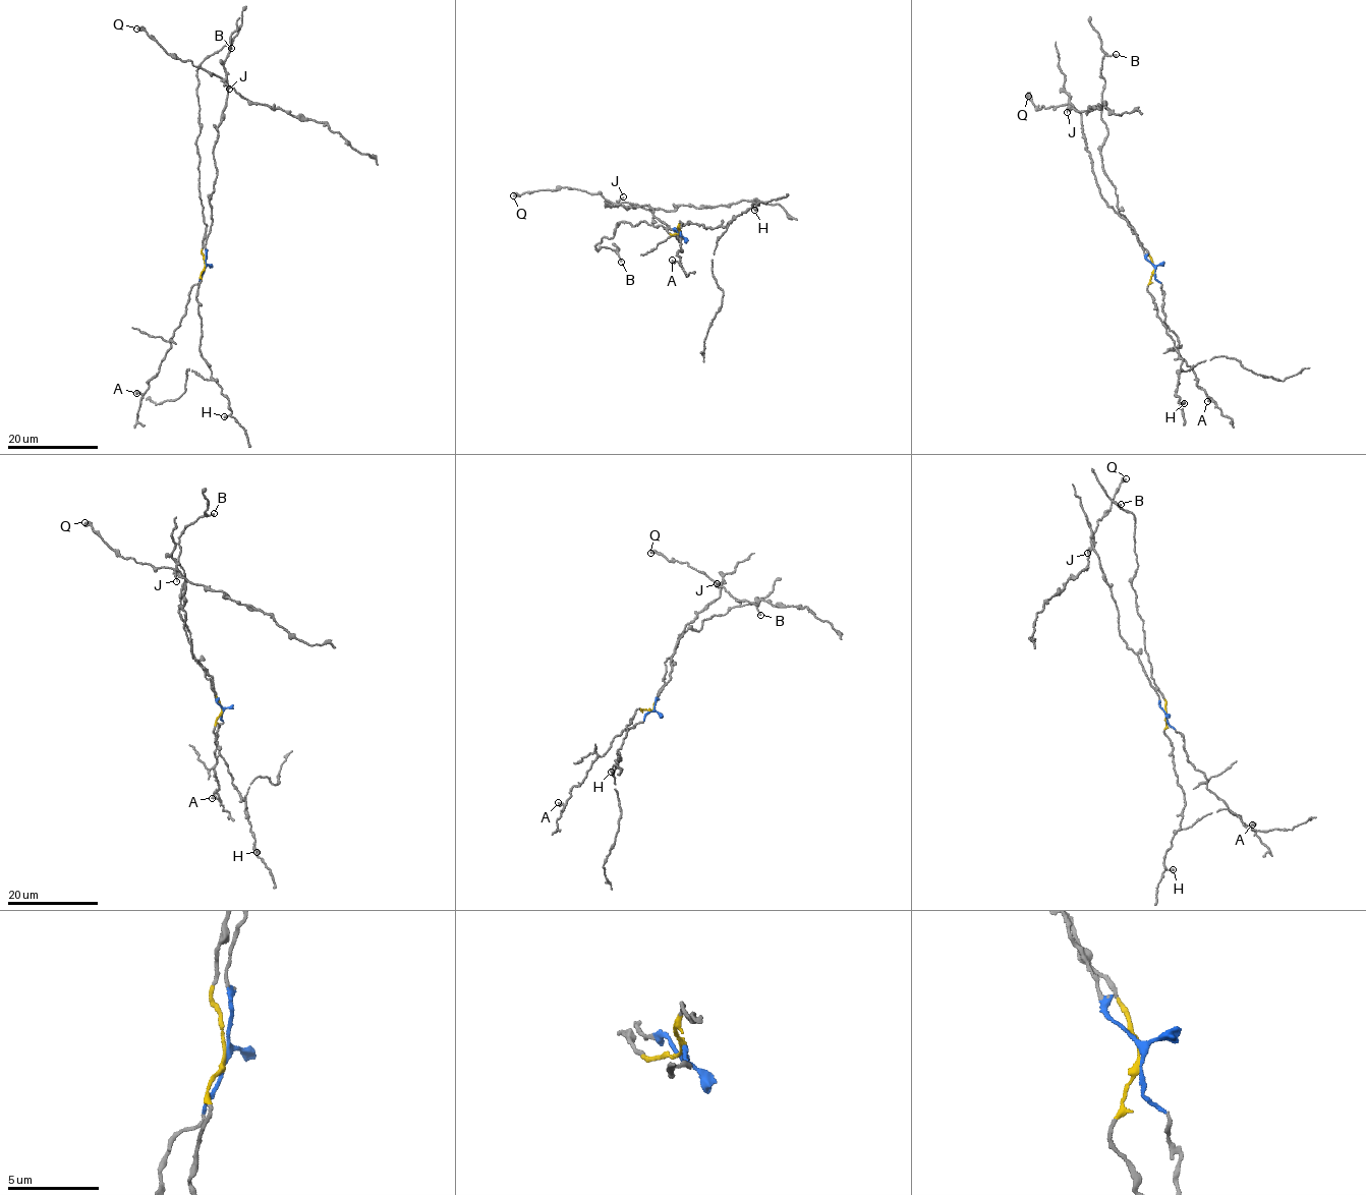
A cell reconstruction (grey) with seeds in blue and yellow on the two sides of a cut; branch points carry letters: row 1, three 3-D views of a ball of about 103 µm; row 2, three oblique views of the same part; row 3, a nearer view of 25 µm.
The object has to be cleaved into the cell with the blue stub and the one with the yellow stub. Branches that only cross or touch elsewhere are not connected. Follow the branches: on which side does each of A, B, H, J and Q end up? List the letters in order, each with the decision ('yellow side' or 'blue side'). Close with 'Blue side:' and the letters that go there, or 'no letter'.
A: blue side
B: yellow side
H: yellow side
J: blue side
Q: blue side
Blue side: A, J, Q

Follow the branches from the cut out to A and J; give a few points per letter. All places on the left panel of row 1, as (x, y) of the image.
A: (206, 266), (200, 281), (189, 291), (184, 317), (171, 337), (160, 368), (148, 383), (146, 392), (136, 393)
J: (206, 266), (205, 248), (212, 209), (209, 203), (217, 177), (214, 146), (227, 95), (225, 84), (228, 89)

